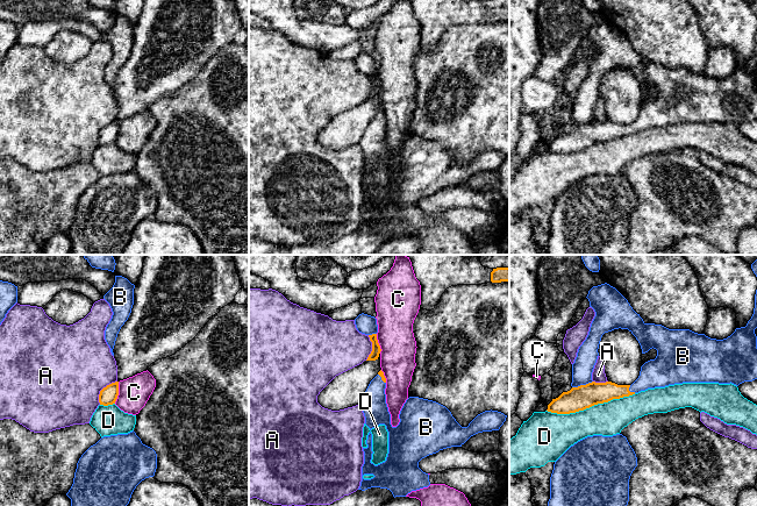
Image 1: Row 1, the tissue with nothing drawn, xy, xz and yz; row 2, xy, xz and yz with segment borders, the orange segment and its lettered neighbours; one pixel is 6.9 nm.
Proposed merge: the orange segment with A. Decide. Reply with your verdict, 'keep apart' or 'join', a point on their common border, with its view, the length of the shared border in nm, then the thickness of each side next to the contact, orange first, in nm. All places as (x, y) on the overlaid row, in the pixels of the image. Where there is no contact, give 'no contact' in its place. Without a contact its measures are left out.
keep apart; meets orange in xy at (101, 390); contact 200 nm long; 120 nm thick on the orange side, 500 nm on the other

